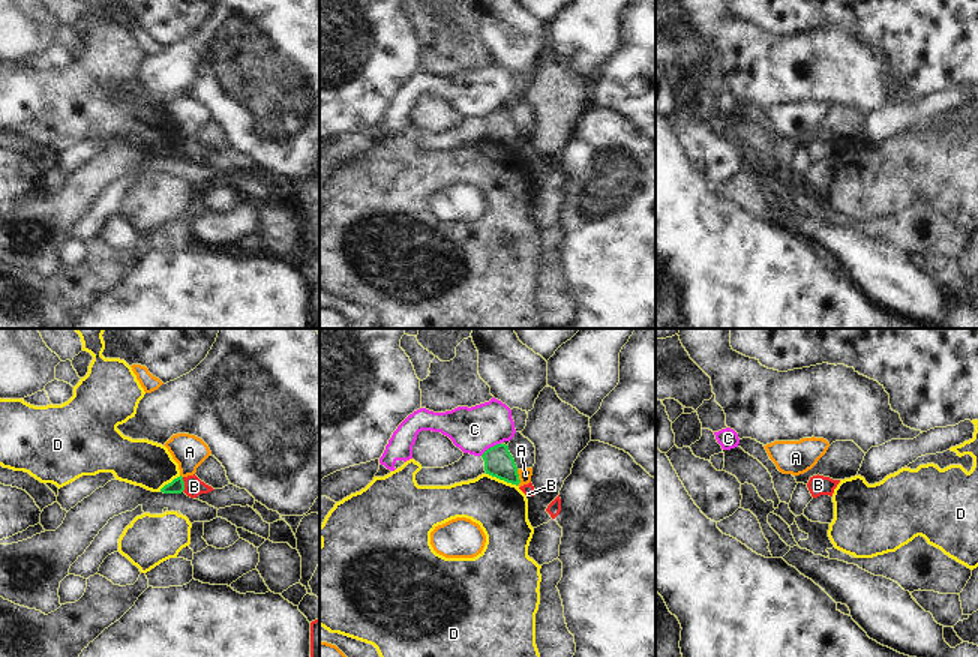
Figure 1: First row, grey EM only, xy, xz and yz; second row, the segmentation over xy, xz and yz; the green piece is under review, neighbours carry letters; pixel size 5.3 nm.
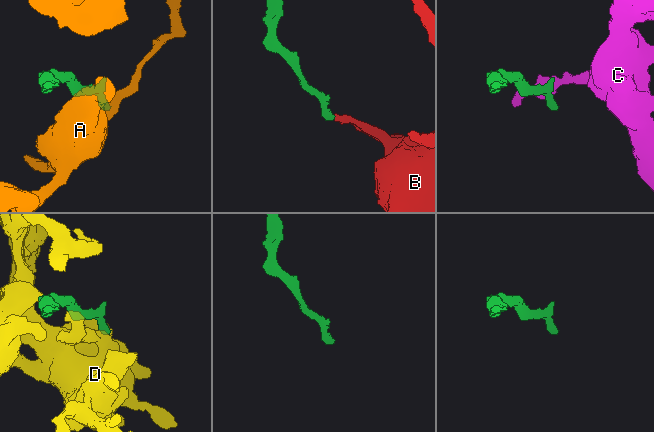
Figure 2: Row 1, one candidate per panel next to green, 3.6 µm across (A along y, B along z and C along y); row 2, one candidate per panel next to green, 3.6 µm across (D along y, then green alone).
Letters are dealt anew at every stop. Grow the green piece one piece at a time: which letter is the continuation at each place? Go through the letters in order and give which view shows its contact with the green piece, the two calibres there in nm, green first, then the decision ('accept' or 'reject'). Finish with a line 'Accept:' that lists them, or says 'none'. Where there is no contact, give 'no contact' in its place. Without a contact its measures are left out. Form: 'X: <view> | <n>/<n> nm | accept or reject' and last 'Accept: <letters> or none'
A: xz | 160/70 nm | reject
B: xy | 80/100 nm | reject
C: xz | 160/240 nm | reject
D: xz | 160/280 nm | reject
Accept: none

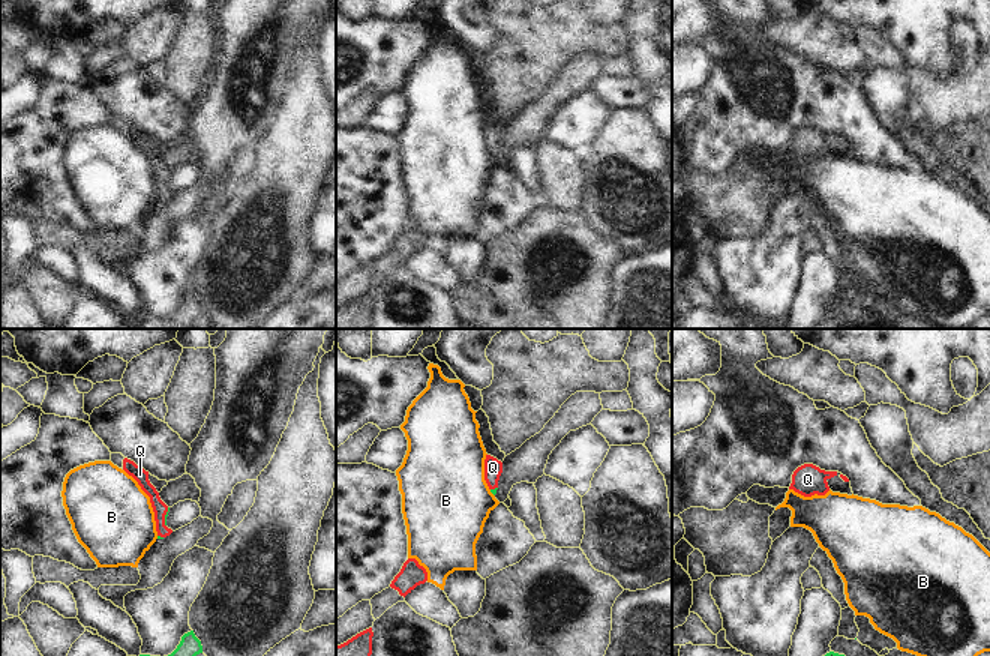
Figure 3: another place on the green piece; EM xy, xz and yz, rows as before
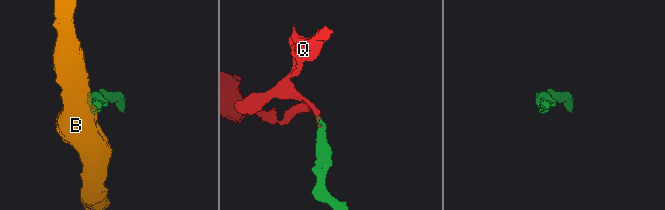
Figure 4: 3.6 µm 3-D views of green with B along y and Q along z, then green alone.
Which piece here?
B: xz | 30/480 nm | reject
Q: xy | 20/80 nm | accept
Accept: Q

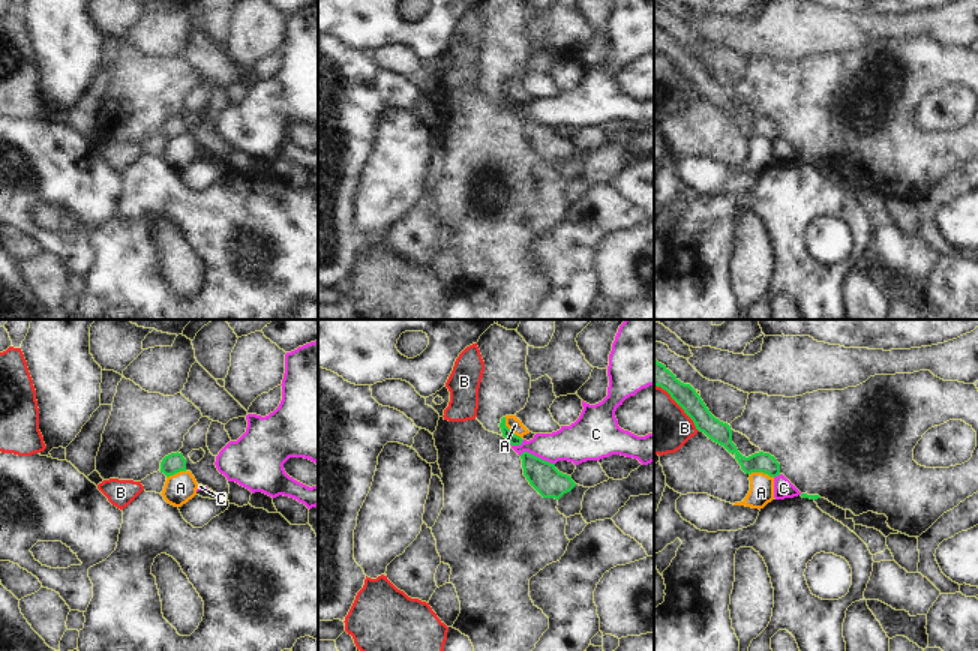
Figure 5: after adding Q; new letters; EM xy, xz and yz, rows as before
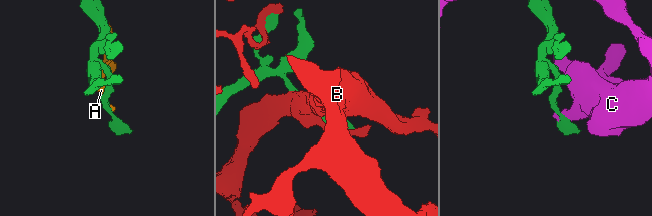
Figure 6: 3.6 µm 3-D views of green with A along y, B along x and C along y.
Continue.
A: xz | 60/80 nm | reject
B: yz | 130/320 nm | reject
C: xz | 160/220 nm | reject
Accept: none

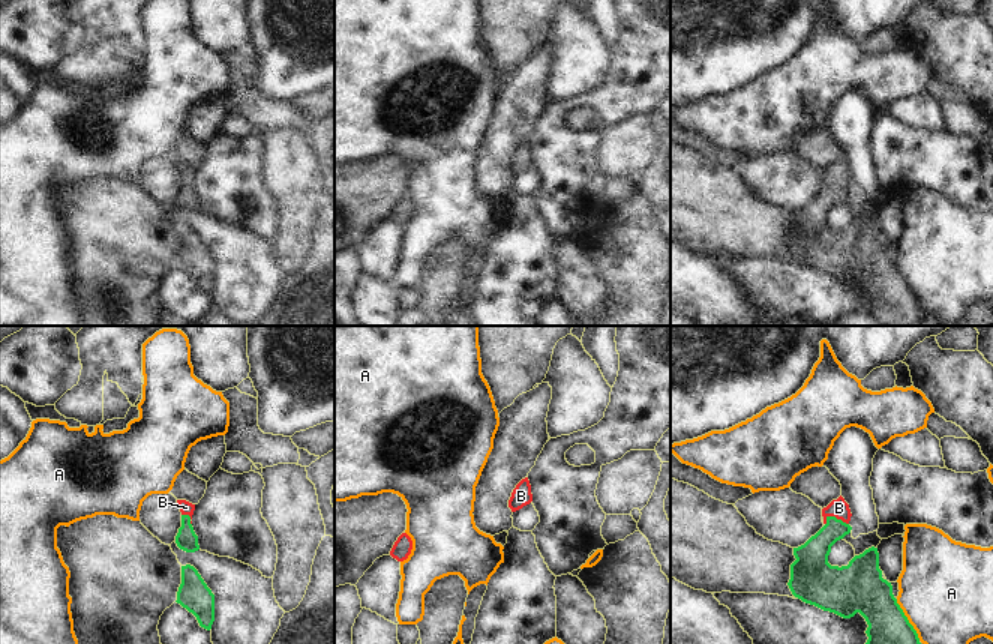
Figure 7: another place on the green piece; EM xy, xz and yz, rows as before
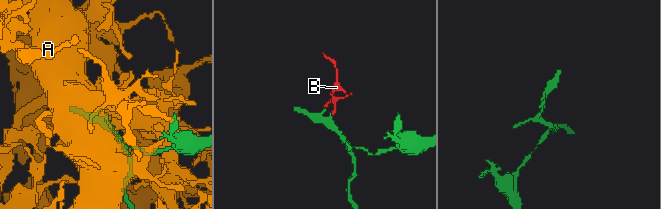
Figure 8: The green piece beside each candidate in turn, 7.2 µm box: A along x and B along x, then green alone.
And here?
A: yz | 220/500 nm | reject
B: yz | 180/100 nm | accept
Accept: B

